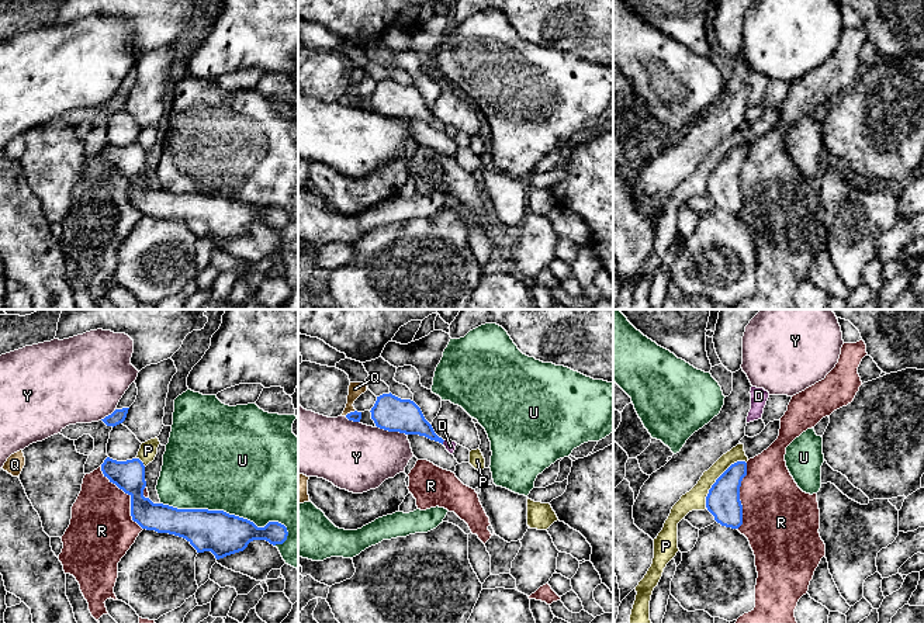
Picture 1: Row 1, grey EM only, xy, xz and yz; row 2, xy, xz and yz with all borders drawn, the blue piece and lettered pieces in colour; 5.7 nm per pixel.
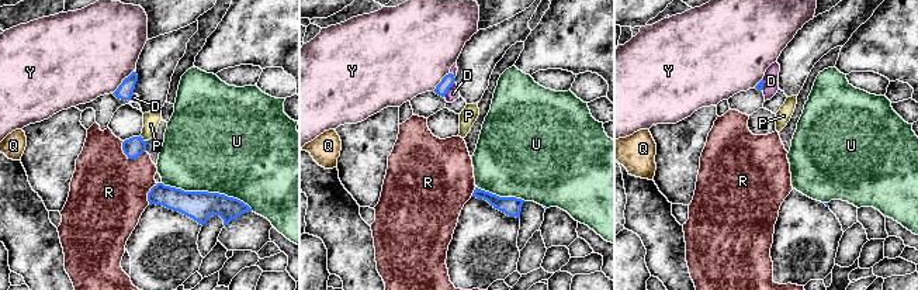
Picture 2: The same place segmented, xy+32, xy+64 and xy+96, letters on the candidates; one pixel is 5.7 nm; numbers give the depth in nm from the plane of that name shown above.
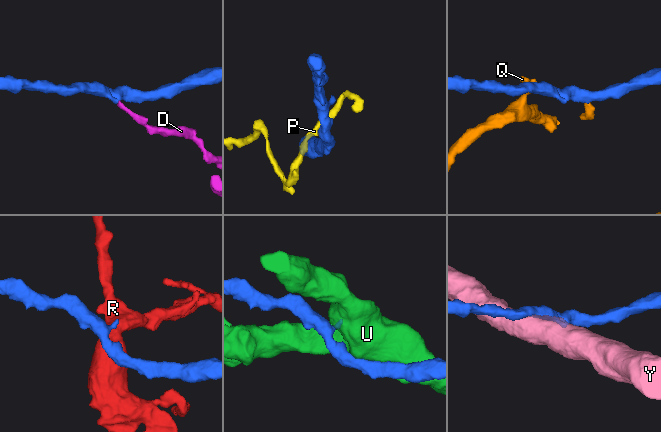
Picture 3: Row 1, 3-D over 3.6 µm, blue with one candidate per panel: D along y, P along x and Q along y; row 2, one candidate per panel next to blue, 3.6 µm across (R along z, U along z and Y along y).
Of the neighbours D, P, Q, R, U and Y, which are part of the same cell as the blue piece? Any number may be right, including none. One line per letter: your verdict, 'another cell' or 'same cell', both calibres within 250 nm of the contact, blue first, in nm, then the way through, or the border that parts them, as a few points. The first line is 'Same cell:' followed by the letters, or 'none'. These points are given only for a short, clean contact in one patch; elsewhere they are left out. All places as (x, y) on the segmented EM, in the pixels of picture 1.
Same cell: none
D: another cell; calibres 180 and 60 nm; border xz (445, 440), (442, 443)
P: another cell; calibres 190 and 120 nm; border yz (746, 461), (734, 461), (716, 480), (706, 497), (706, 508)
Q: another cell; calibres 60 and 80 nm; border xz (355, 409), (345, 415)
R: another cell; calibres 180 and 360 nm
U: another cell; calibres 240 and 500 nm
Y: another cell; calibres 200 and 380 nm

